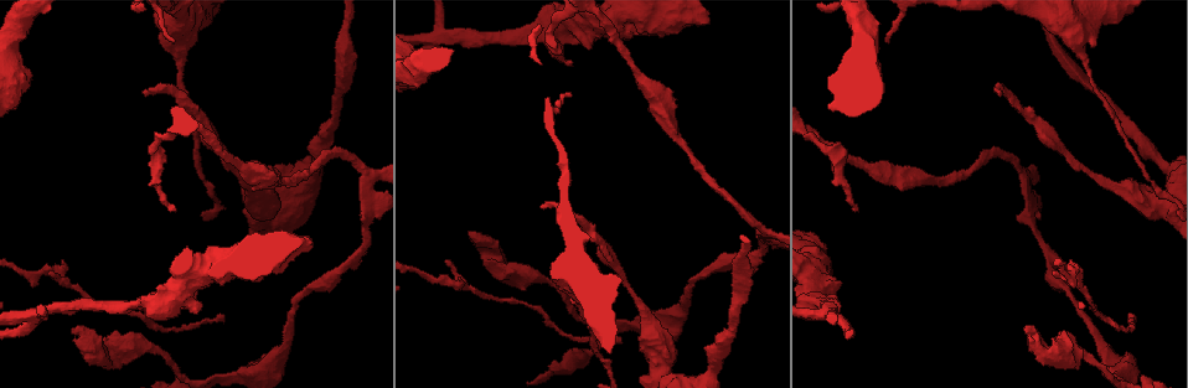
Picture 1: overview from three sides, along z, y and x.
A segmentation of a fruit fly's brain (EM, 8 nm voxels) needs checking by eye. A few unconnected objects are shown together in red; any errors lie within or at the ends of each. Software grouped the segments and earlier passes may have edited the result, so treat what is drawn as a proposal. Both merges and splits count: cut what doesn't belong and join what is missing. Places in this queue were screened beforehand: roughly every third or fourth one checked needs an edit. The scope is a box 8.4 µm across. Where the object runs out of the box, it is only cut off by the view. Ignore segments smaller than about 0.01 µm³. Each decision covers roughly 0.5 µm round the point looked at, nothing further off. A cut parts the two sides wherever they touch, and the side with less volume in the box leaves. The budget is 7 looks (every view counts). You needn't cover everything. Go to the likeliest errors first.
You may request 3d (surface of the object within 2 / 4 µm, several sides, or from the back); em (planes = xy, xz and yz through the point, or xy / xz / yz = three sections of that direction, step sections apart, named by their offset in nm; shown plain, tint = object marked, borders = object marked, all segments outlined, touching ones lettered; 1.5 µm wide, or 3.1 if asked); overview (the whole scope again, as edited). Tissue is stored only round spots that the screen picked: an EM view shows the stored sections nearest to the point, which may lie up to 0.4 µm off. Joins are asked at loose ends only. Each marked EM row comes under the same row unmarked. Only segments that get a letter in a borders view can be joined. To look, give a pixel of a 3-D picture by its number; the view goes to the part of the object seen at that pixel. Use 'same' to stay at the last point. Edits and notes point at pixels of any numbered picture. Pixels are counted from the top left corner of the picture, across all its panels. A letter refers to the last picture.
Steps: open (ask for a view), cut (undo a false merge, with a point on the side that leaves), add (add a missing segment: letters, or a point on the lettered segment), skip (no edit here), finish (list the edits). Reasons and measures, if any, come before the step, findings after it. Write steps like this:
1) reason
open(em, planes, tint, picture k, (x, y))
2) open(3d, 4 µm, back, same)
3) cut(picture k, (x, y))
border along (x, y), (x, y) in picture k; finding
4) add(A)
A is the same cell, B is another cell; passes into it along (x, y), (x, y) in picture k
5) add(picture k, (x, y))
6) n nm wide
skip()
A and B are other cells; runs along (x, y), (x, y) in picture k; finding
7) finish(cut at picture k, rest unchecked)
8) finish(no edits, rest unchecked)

branch stops here
open(em, planes, borders, picture 1, (999, 91))

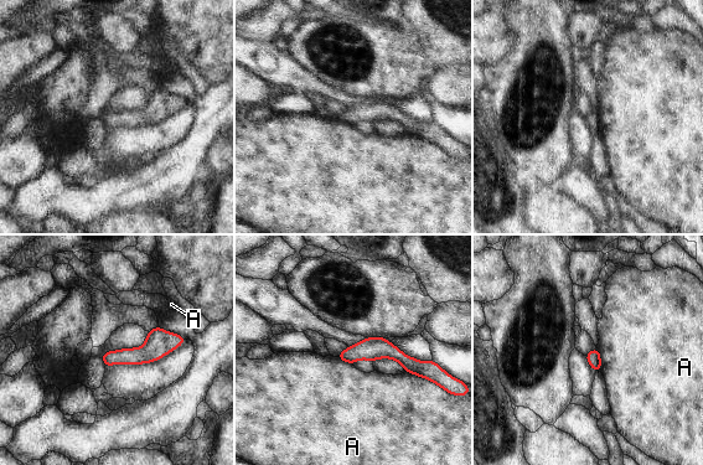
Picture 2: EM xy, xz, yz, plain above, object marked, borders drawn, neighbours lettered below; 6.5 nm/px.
90 nm wide; A touches over 320 nm
skip()
A is another cell; none of them fits

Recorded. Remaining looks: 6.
sharp bend
open(3d, 2 µm, picture 1, (374, 175))

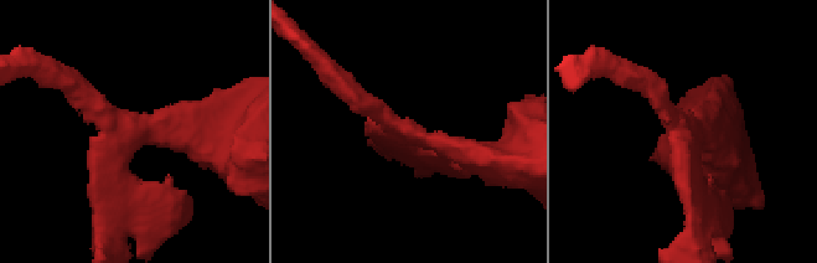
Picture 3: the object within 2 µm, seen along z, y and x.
open(em, planes, borders, picture 3, (125, 136))

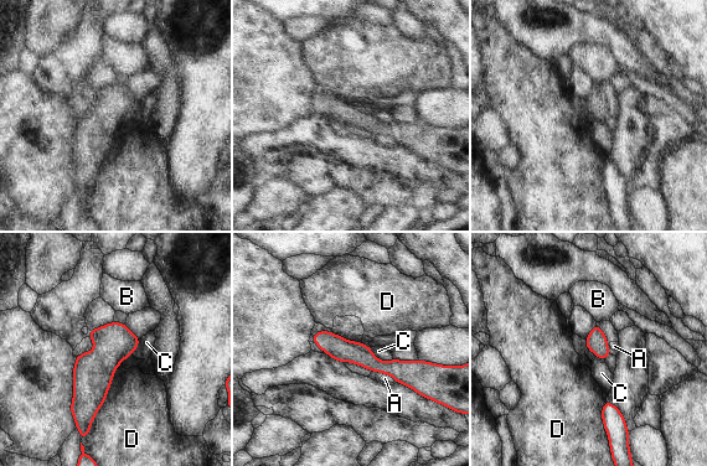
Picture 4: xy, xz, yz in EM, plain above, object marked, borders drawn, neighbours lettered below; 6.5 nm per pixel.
D touches over 550 nm
skip()
A, B, C and D are other cells; border along (122, 361), (88, 434) in picture 4; continuous, no second cell

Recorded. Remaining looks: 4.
calibre changes
open(3d, 2 µm, back, picture 1, (474, 291))

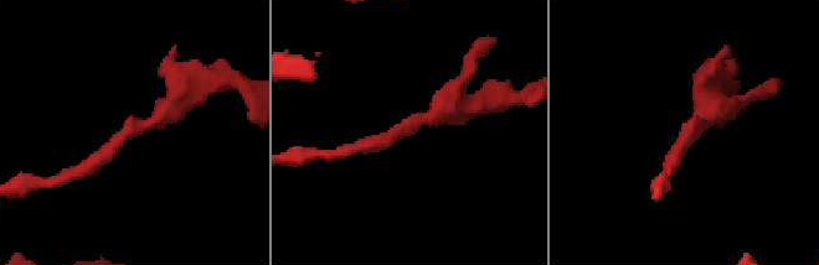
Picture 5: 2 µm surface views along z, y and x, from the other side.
open(em, planes, tint, picture 5, (693, 127))

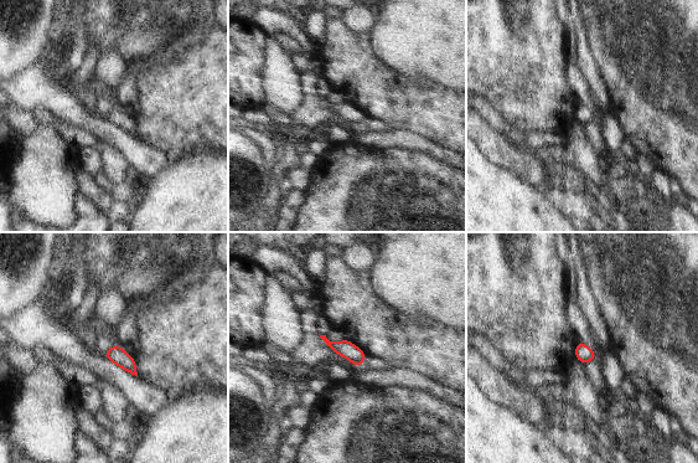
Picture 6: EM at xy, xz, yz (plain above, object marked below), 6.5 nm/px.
open(em, planes, borders, same)

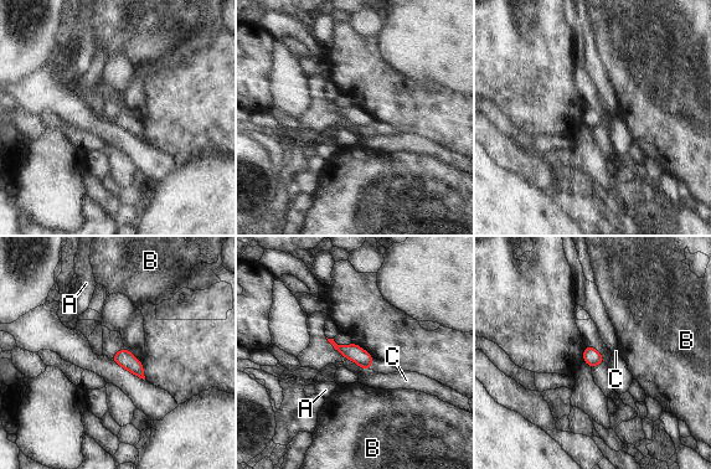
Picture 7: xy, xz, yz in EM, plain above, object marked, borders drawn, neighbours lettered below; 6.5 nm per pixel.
110 nm wide
skip()
A, B and C are other cells; border along (362, 369), (369, 370) in picture 7; continuous, no second cell

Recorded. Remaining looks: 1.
finish(no edits, rest unchecked)

